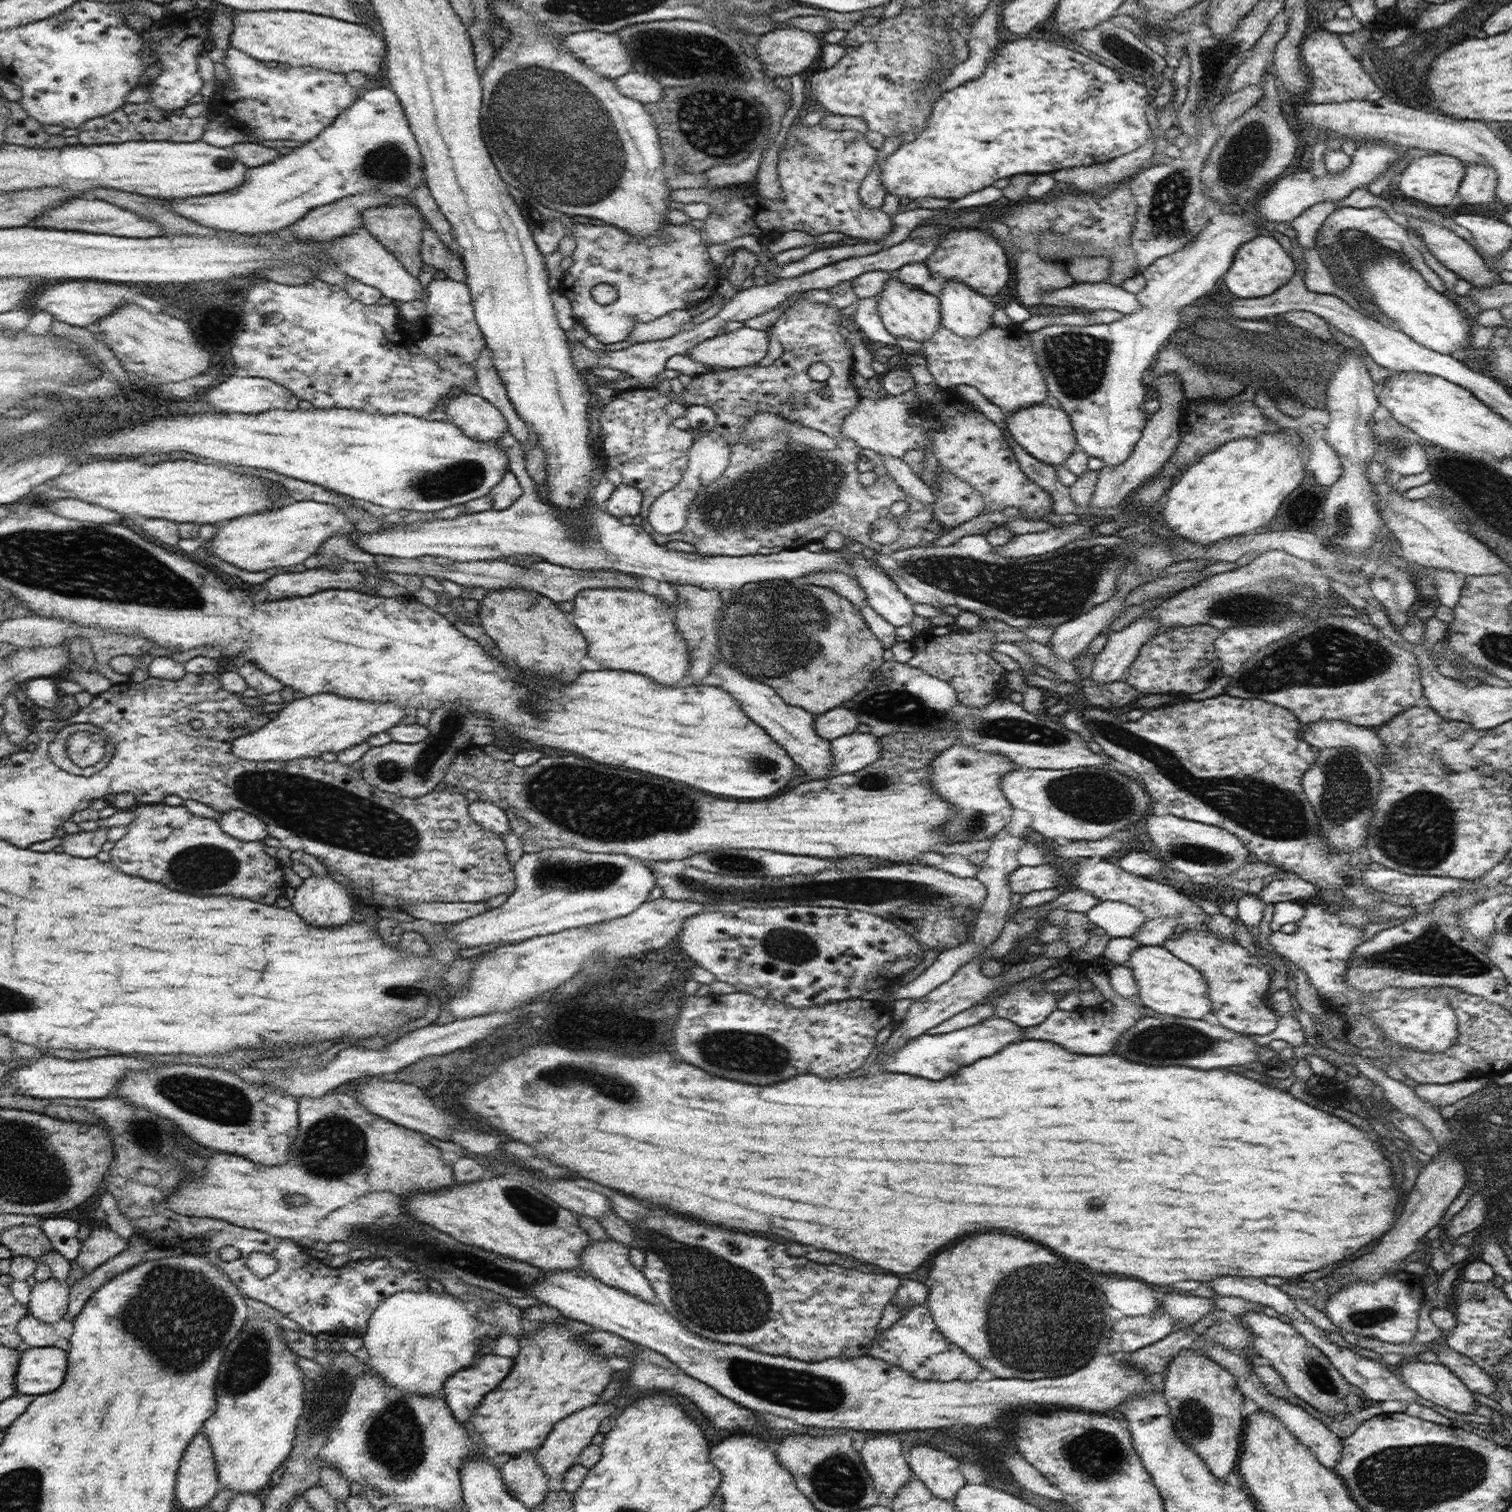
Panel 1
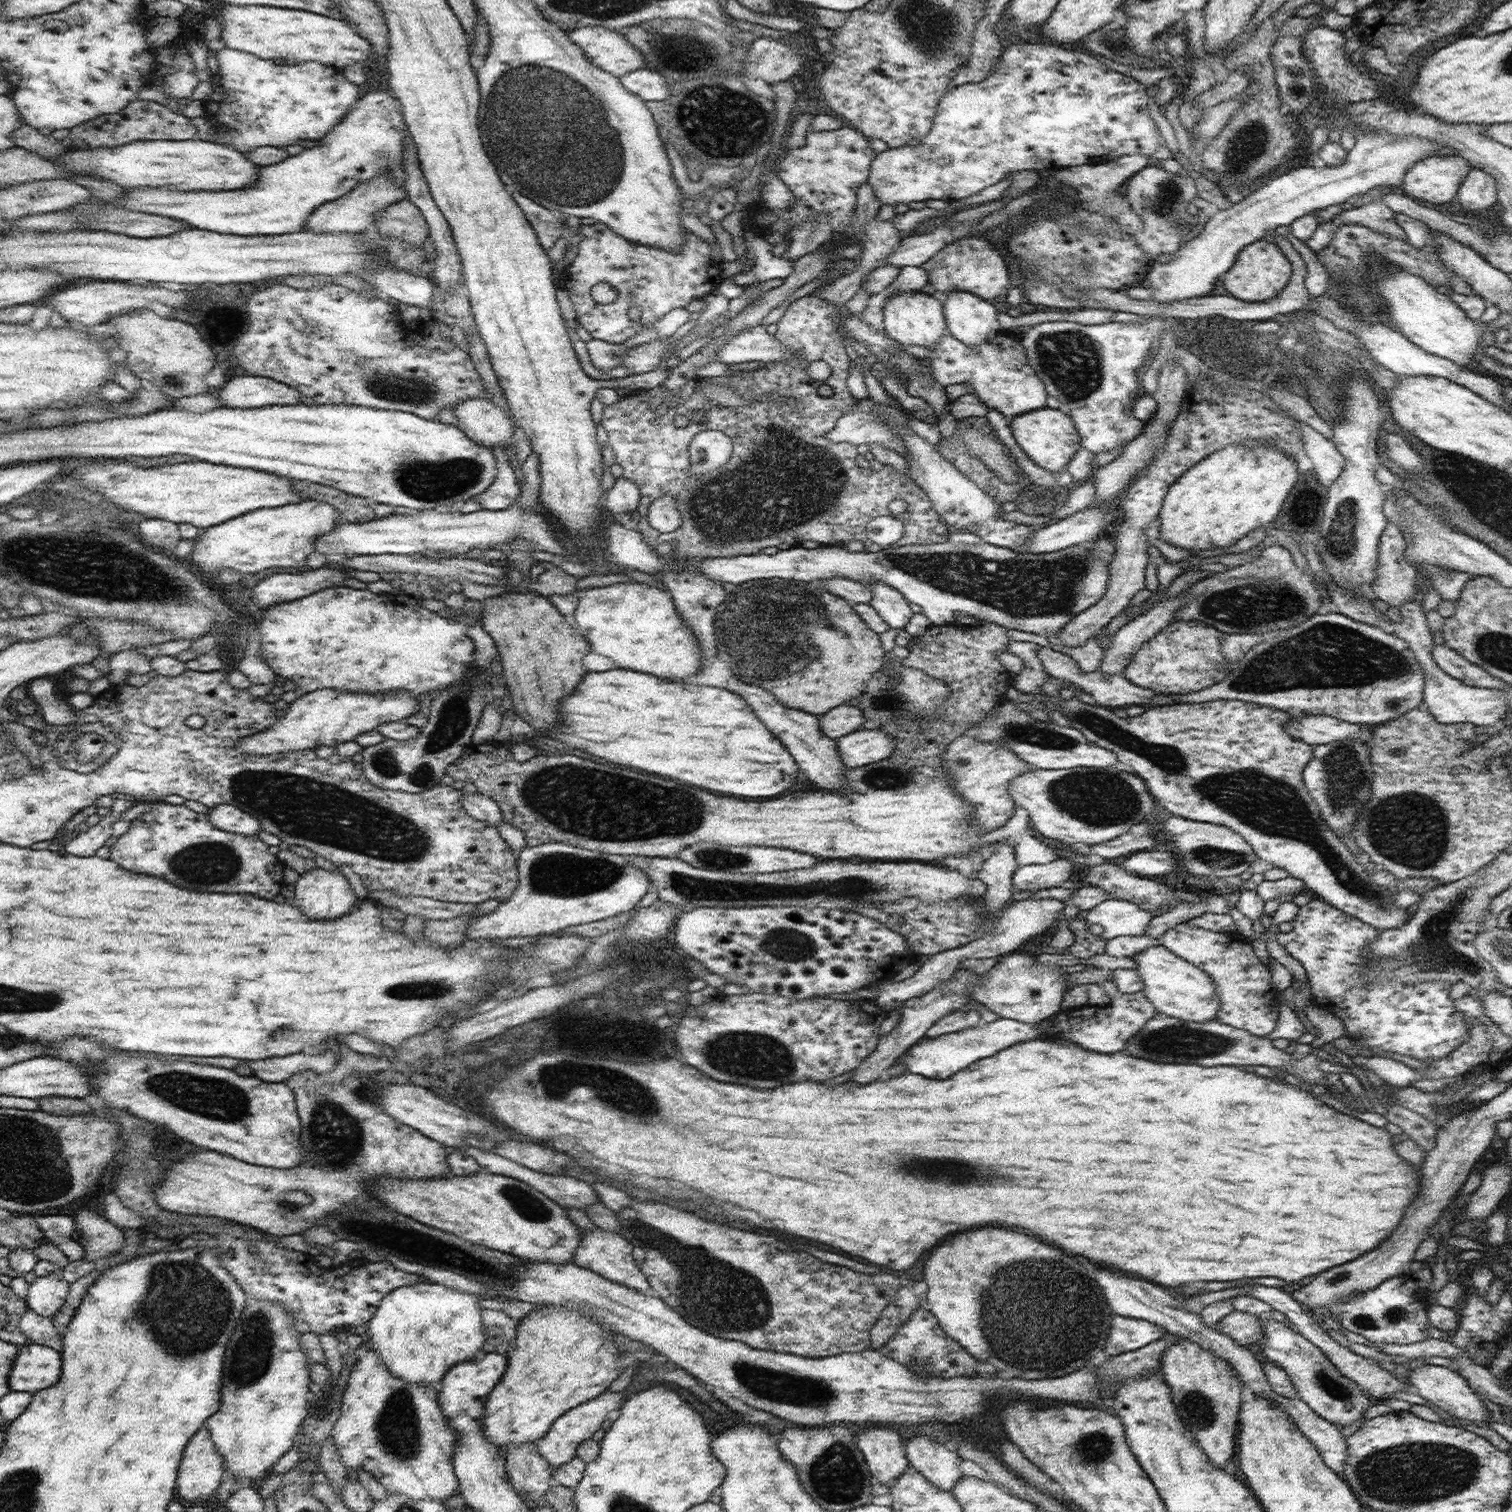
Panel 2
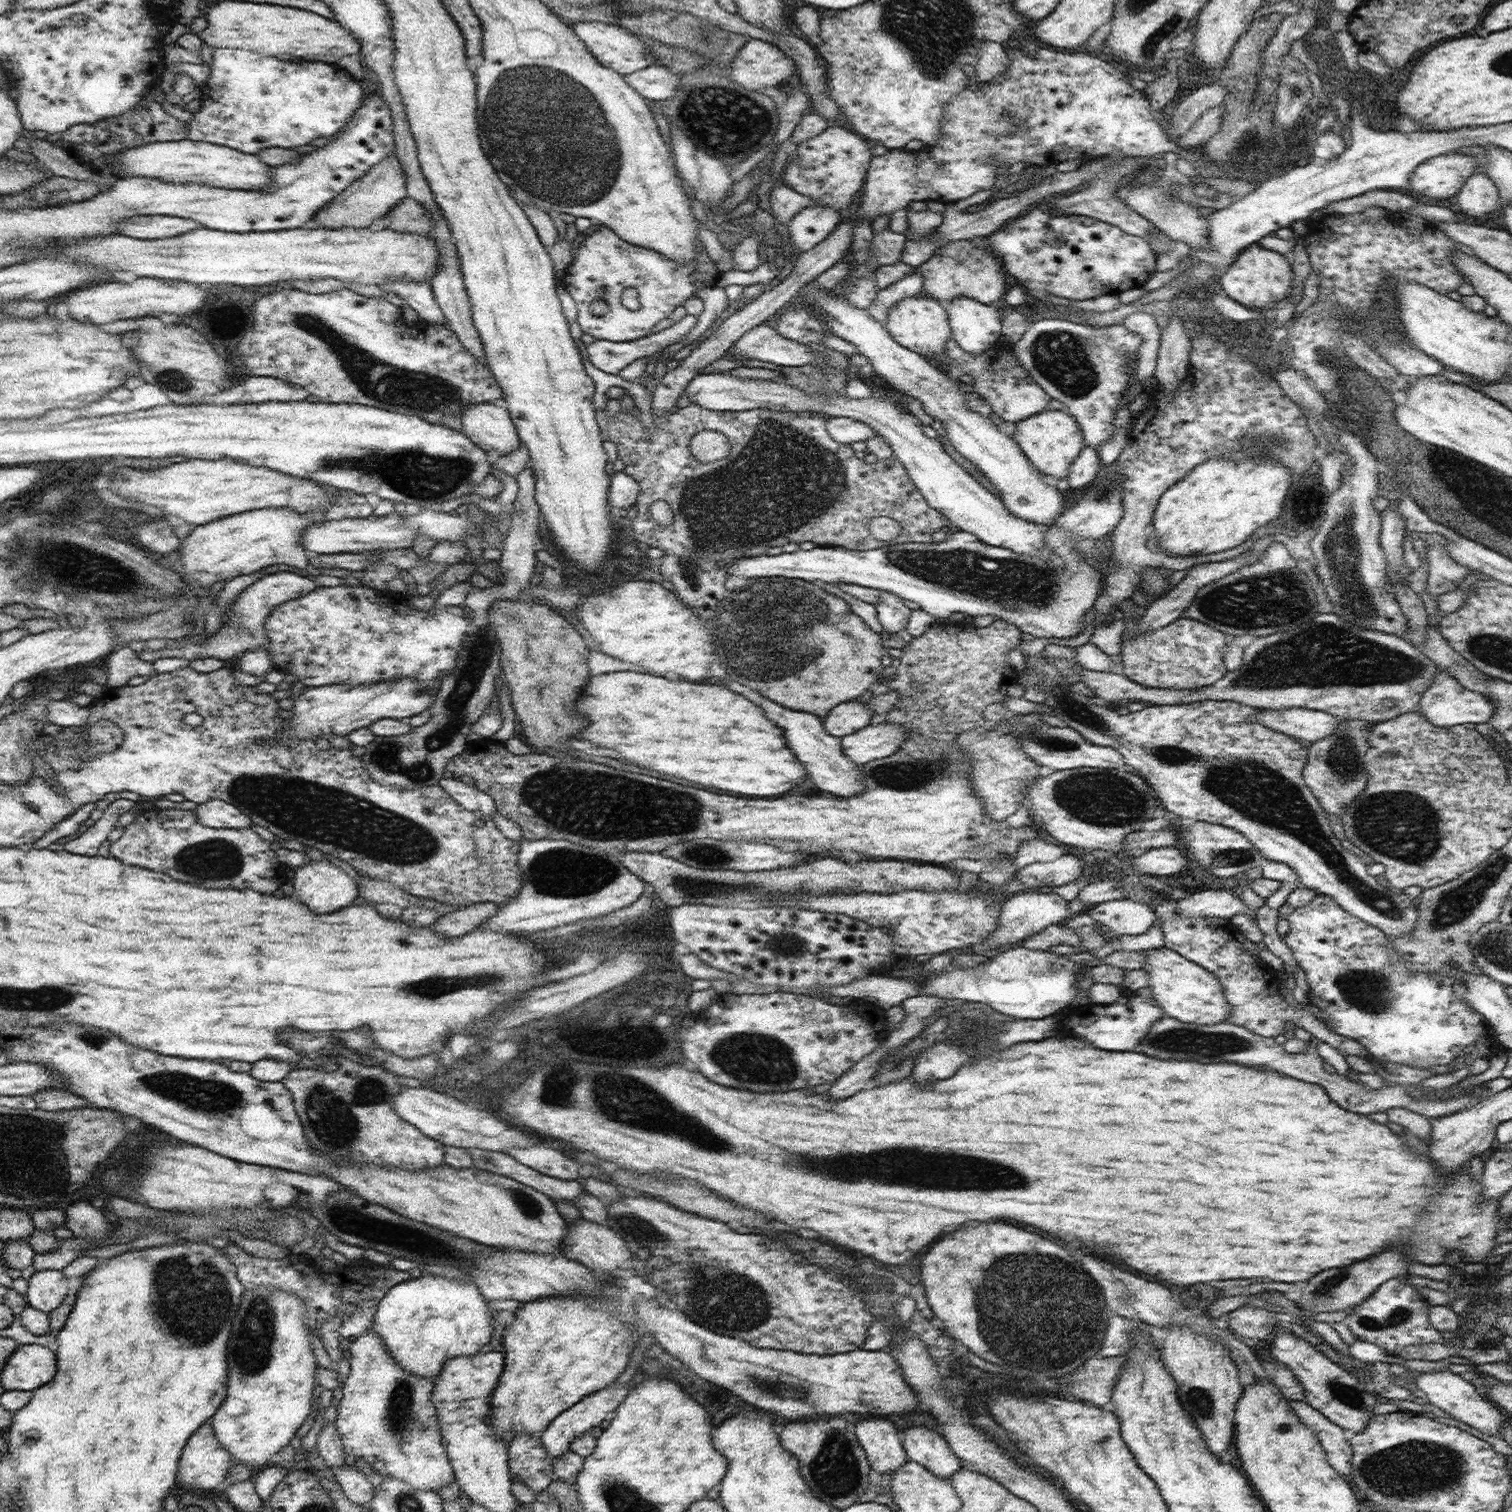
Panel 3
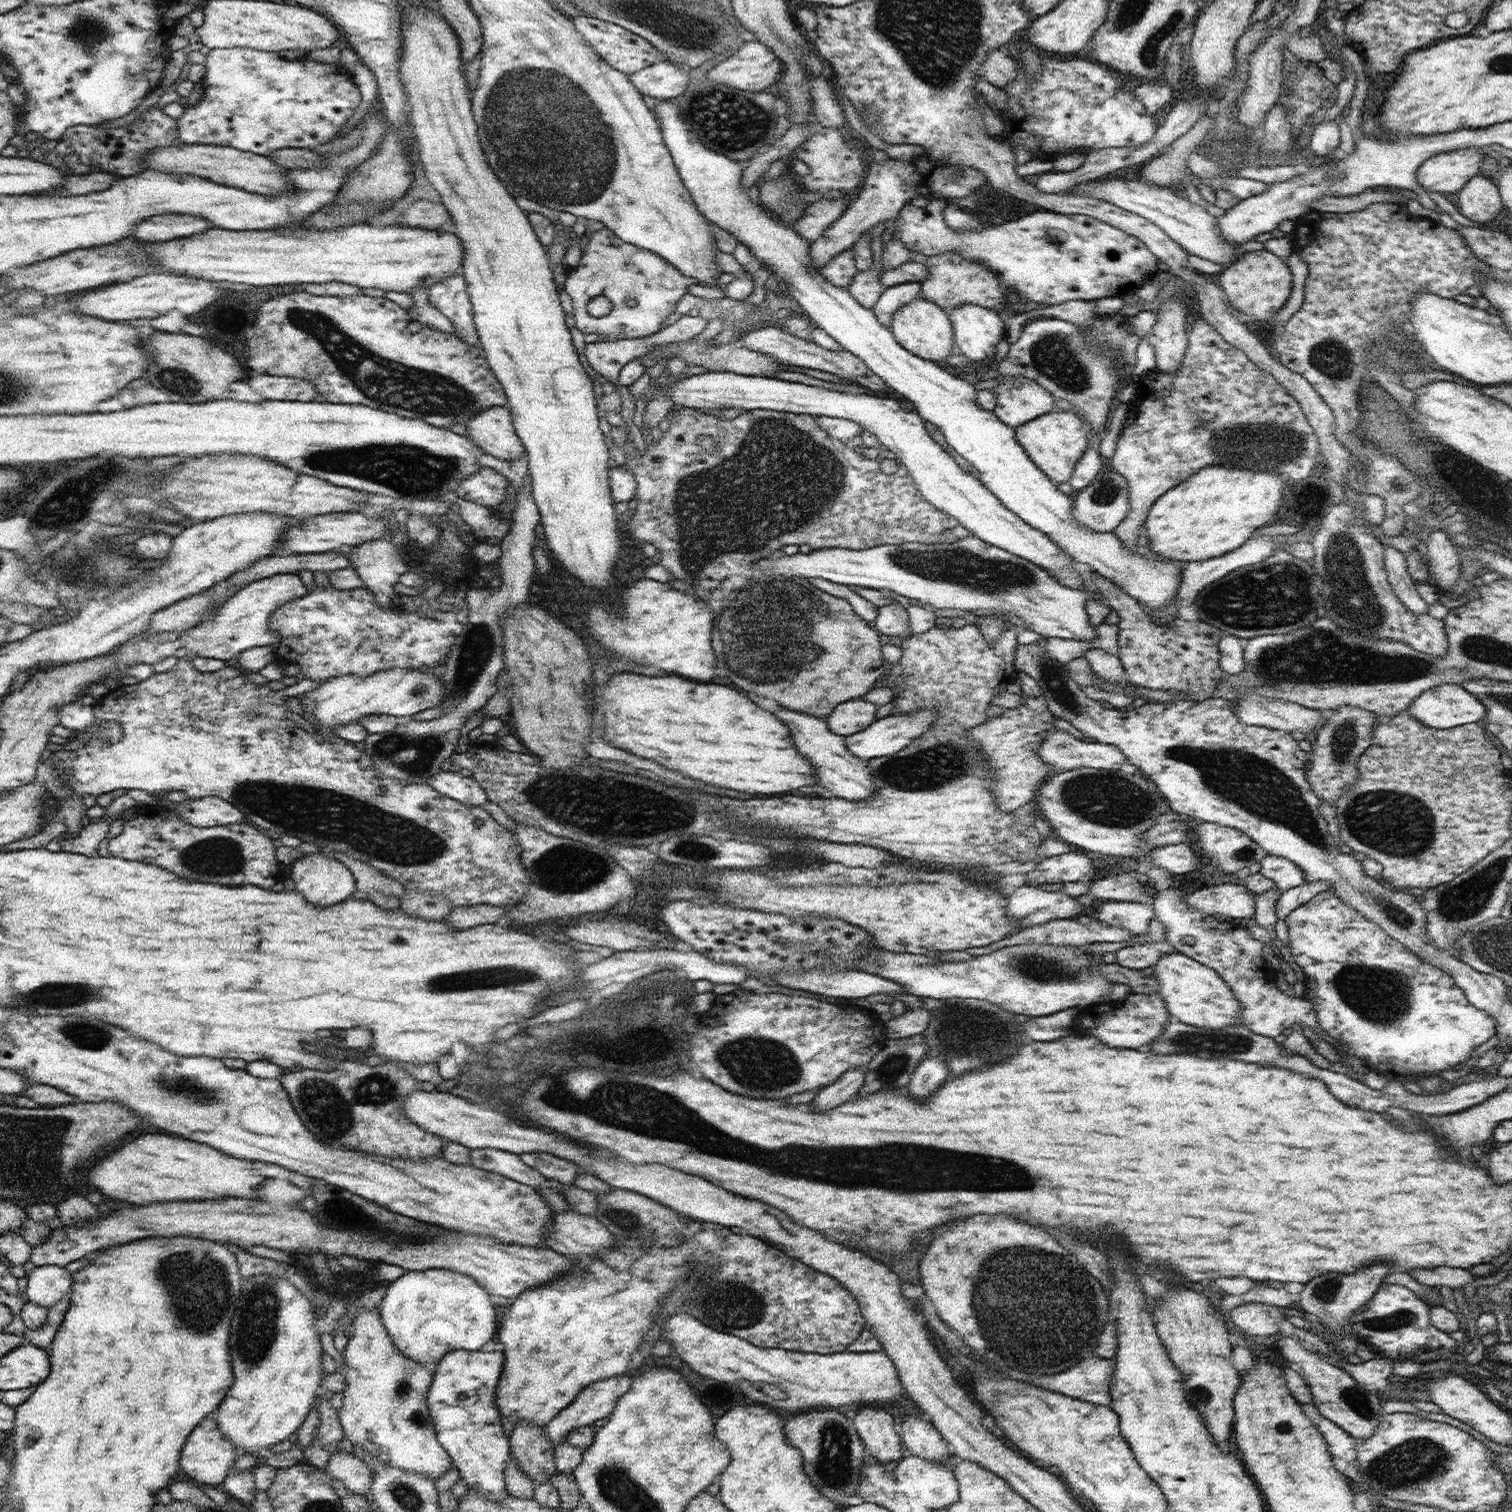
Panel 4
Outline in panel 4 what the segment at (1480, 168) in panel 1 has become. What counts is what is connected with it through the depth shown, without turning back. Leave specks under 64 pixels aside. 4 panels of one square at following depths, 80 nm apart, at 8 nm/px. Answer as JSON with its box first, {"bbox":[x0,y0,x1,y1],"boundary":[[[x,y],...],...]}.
{"bbox":[1456,174,1504,226],"boundary":[[[1482,174],[1473,176],[1461,188],[1456,206],[1464,217],[1482,226],[1494,220],[1504,208],[1497,184]]]}

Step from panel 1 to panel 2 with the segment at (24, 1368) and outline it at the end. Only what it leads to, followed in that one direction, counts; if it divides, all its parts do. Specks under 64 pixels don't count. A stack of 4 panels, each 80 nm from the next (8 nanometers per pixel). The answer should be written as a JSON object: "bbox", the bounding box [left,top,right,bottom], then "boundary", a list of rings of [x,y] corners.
{"bbox":[9,1343,62,1393],"boundary":[[[37,1343],[20,1346],[9,1374],[11,1391],[35,1393],[54,1386],[62,1372],[61,1352]]]}

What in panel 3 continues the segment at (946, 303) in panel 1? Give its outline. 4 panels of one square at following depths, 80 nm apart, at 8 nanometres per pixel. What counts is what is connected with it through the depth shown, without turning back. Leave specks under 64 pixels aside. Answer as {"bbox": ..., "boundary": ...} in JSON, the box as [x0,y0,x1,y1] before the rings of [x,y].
{"bbox":[946,297,1002,353],"boundary":[[[958,297],[946,307],[951,337],[966,352],[984,353],[1002,339],[1000,314],[992,305]]]}

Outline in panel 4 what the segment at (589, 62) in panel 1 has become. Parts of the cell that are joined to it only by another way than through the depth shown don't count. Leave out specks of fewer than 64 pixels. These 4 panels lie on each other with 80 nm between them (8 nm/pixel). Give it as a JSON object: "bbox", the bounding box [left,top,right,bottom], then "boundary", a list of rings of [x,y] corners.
{"bbox":[572,14,661,74],"boundary":[[[584,14],[573,17],[572,21],[575,24],[576,30],[593,46],[600,58],[606,64],[624,74],[634,74],[636,71],[656,63],[661,58],[660,52],[651,42],[617,24]]]}

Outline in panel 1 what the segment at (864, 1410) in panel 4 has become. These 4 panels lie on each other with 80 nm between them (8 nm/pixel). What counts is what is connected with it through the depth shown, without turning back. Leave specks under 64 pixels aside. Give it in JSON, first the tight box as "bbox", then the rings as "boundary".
{"bbox":[860,1432,911,1499],"boundary":[[[879,1432],[872,1437],[868,1437],[860,1454],[879,1496],[894,1499],[898,1490],[908,1484],[911,1479],[910,1465],[904,1459],[905,1456],[902,1455],[902,1444],[896,1436],[883,1436]]]}

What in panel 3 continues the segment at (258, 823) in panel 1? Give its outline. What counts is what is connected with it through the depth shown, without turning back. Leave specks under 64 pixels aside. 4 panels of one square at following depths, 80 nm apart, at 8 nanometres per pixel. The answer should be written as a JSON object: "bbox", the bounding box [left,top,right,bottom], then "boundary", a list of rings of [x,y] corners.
{"bbox":[194,799,253,828],"boundary":[[[212,799],[199,804],[194,812],[202,824],[212,828],[250,828],[253,824],[240,809],[223,800]]]}

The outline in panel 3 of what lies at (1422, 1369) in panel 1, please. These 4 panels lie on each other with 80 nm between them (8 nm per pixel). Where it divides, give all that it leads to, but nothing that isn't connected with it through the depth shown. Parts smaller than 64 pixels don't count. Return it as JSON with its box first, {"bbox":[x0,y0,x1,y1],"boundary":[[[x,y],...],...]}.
{"bbox":[1417,1370,1511,1438],"boundary":[[[1450,1370],[1422,1373],[1417,1378],[1417,1387],[1424,1392],[1431,1404],[1451,1414],[1452,1418],[1477,1428],[1480,1432],[1500,1438],[1501,1428],[1504,1425],[1501,1424],[1501,1421],[1511,1420],[1499,1406],[1479,1394],[1466,1375],[1457,1375]]]}

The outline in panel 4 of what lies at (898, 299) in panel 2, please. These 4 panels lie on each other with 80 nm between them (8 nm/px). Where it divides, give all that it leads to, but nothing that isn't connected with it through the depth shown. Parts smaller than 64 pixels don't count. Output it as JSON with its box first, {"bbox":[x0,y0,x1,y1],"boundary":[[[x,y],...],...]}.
{"bbox":[890,297,957,366],"boundary":[[[918,297],[894,312],[890,329],[894,333],[896,342],[912,354],[946,366],[946,358],[957,351],[949,315],[935,302]]]}

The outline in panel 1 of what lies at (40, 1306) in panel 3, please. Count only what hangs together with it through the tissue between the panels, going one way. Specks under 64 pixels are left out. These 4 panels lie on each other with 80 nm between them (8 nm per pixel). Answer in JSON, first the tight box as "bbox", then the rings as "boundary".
{"bbox":[29,1277,69,1325],"boundary":[[[52,1277],[32,1287],[29,1314],[50,1325],[63,1320],[69,1309],[69,1285]]]}

